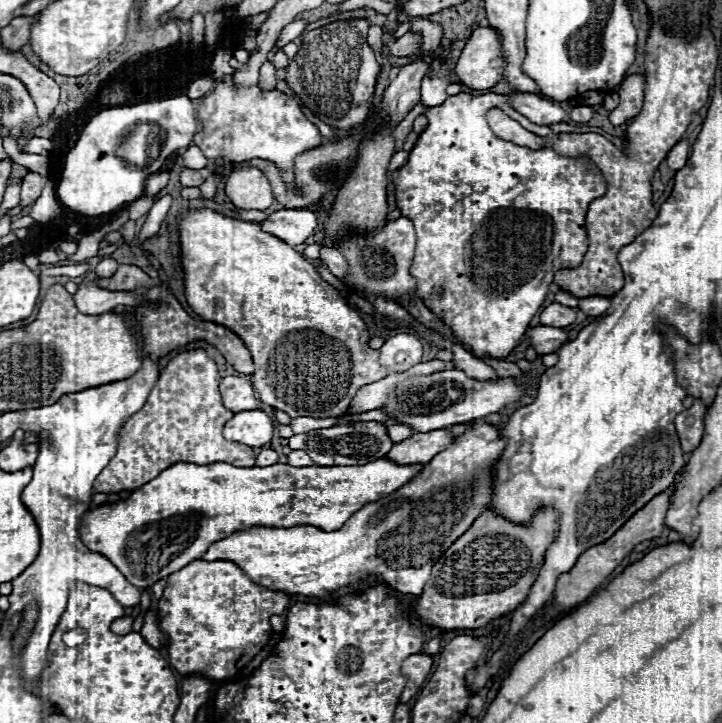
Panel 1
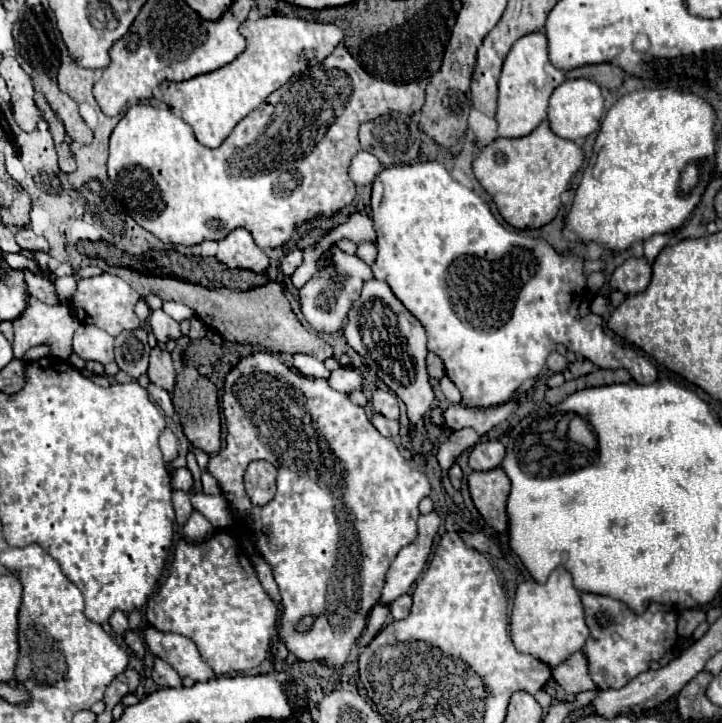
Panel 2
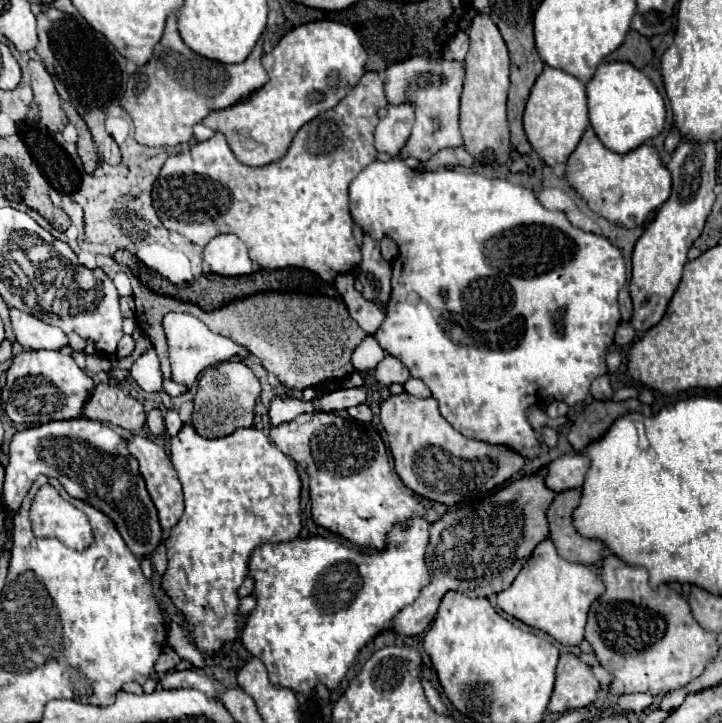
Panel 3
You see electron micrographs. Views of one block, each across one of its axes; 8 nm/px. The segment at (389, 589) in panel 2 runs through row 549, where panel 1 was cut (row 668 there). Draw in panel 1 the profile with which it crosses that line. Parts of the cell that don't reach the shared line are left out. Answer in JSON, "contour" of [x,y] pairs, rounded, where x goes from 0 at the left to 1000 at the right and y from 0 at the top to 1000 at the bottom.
{"contour":[[[573,905],[573,907],[562,910],[562,916],[557,918],[557,932],[565,938],[565,943],[562,943],[562,952],[560,952],[557,963],[554,963],[557,974],[579,960],[579,954],[587,946],[598,918],[601,918],[601,913],[593,905]]]}

